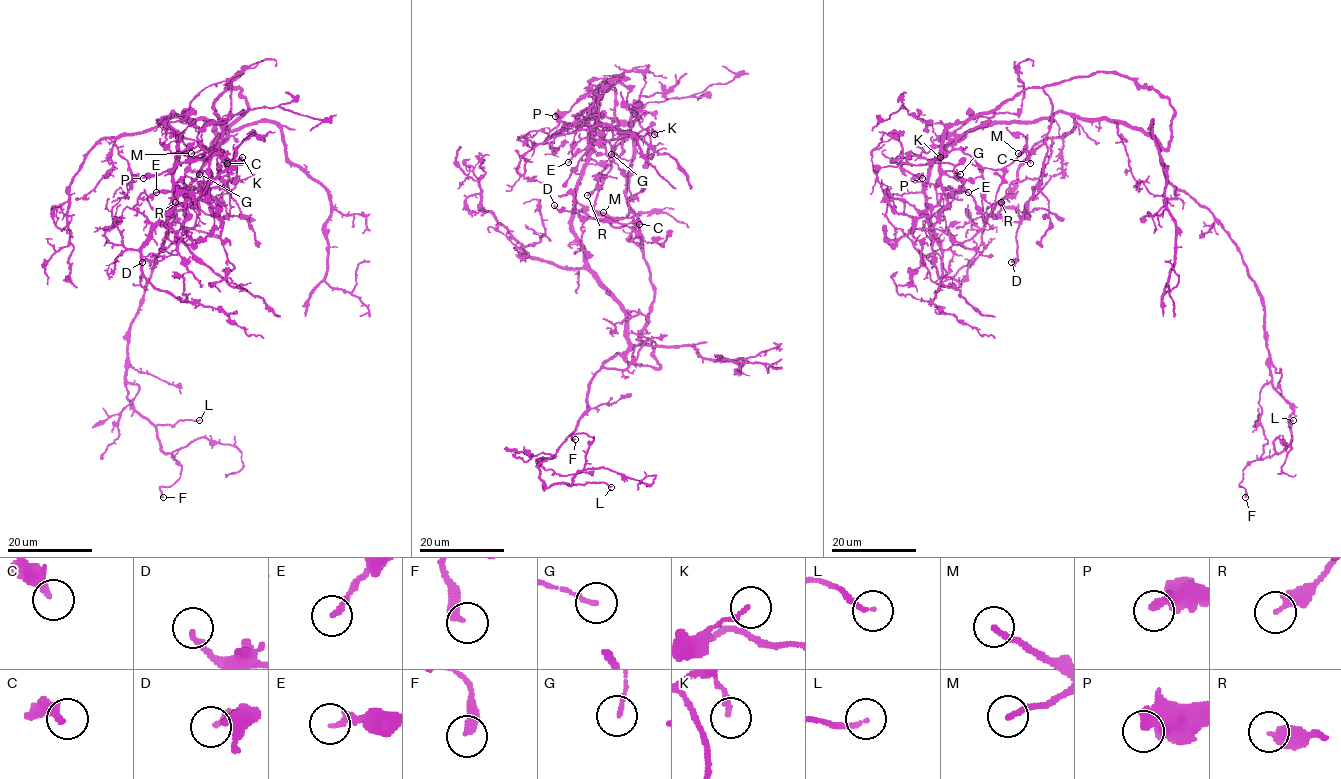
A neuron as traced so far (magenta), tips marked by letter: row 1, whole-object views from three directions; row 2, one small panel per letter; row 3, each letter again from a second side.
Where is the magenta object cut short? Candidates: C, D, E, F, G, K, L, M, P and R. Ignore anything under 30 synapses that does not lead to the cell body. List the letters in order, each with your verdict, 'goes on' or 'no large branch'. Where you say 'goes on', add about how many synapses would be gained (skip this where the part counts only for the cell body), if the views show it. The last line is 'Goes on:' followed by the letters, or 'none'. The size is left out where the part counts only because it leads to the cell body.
C: no large branch
D: no large branch
E: no large branch
F: no large branch
G: no large branch
K: no large branch
L: no large branch
M: no large branch
P: no large branch
R: no large branch
Goes on: none

